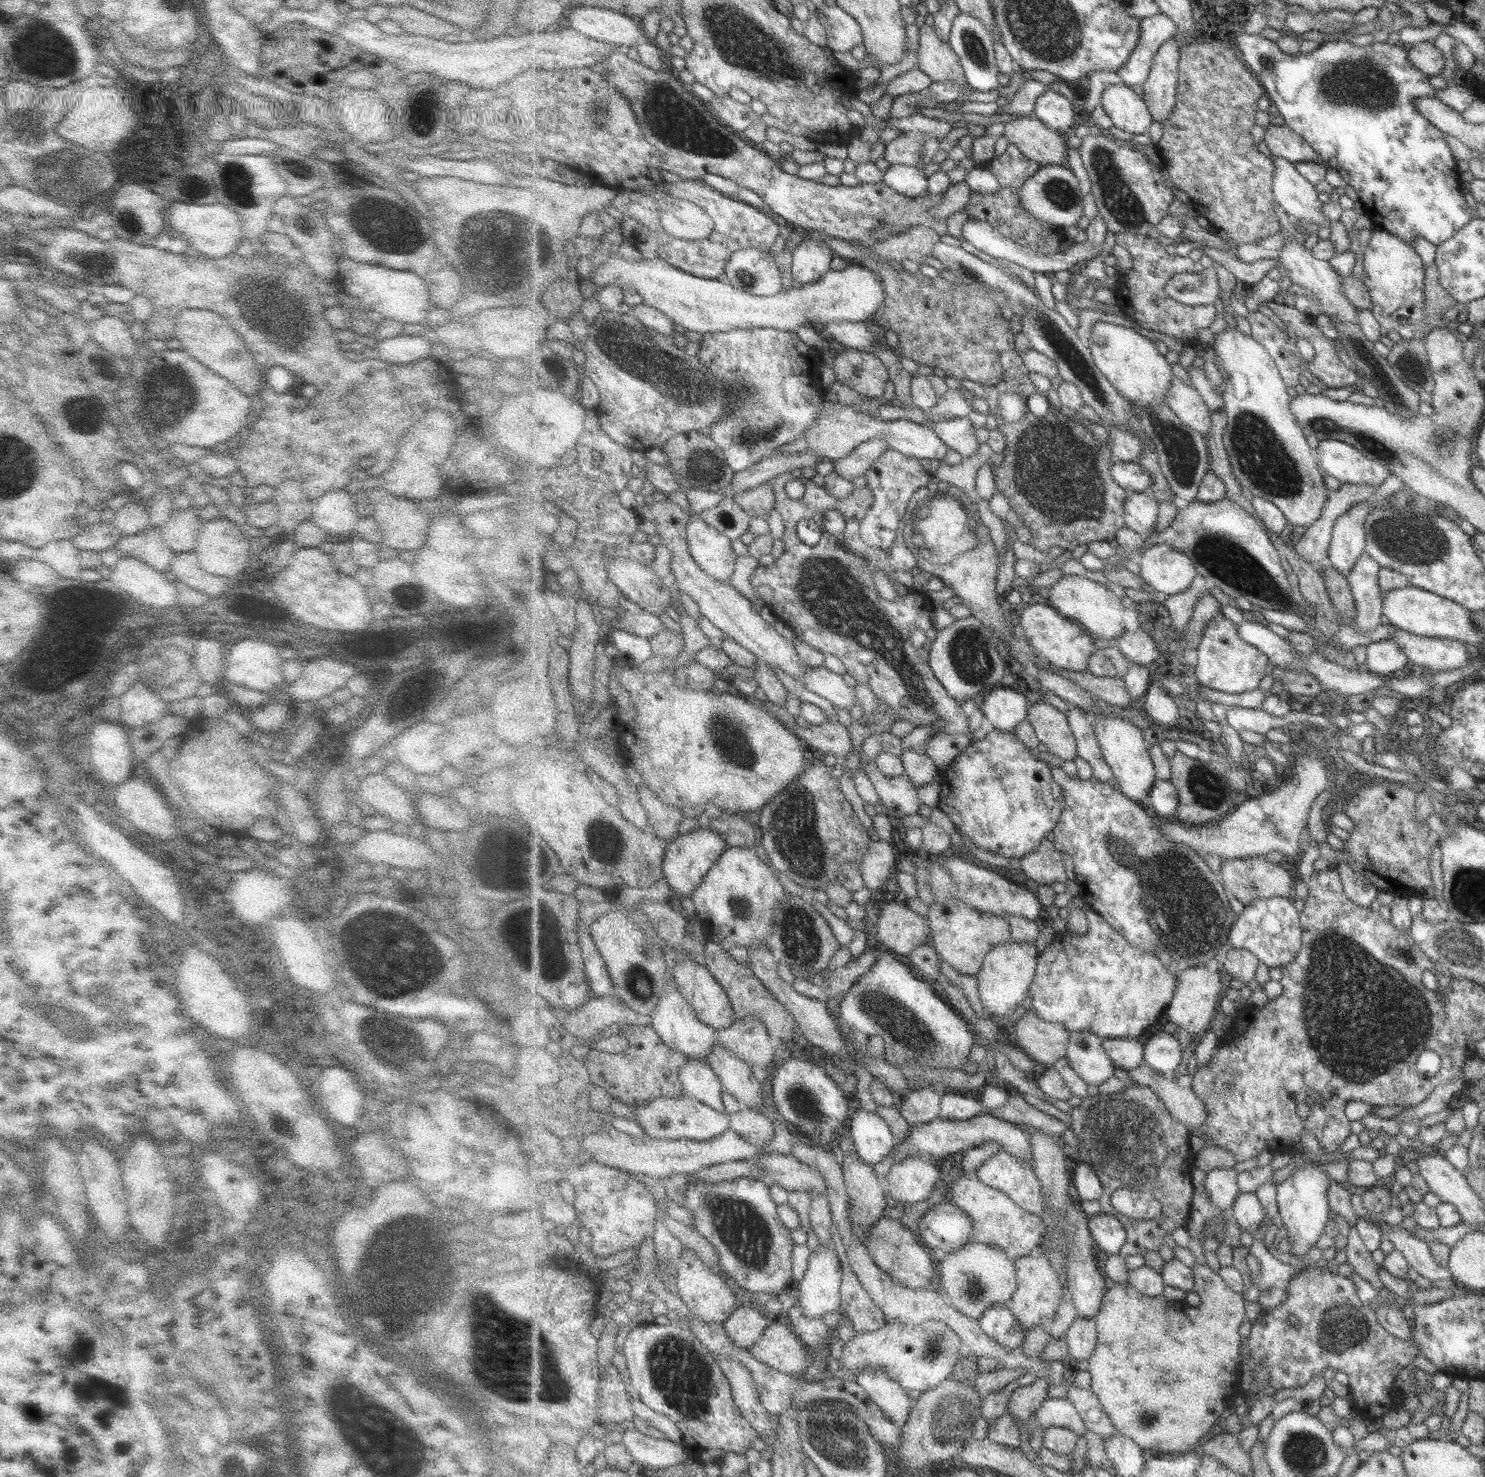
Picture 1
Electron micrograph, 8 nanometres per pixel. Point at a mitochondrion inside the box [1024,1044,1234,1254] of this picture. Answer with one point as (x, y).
(1123, 1138)

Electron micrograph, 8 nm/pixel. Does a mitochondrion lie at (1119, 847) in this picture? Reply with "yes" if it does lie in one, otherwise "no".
yes

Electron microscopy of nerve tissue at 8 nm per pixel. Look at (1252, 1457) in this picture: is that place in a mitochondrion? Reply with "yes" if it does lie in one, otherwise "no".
no

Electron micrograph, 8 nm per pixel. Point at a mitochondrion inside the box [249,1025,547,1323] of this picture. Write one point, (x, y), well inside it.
(381, 1271)

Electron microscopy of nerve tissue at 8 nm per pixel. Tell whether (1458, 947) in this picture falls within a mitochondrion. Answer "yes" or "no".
yes

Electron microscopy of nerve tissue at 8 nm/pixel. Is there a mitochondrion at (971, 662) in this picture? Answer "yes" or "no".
yes

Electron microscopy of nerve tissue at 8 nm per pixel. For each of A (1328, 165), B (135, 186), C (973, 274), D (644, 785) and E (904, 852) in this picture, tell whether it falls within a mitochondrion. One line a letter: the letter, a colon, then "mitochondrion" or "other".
A: other
B: other
C: mitochondrion
D: other
E: other

